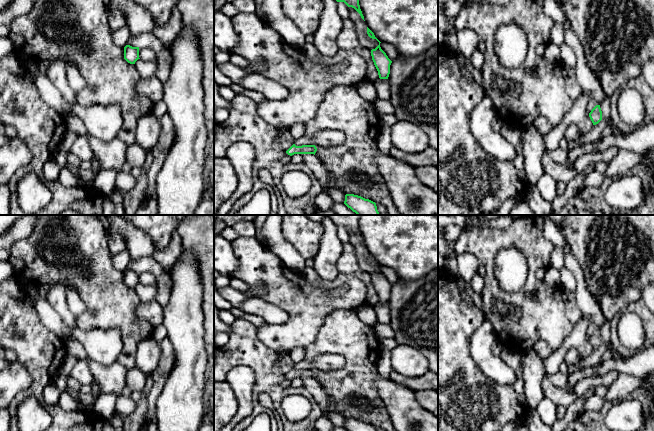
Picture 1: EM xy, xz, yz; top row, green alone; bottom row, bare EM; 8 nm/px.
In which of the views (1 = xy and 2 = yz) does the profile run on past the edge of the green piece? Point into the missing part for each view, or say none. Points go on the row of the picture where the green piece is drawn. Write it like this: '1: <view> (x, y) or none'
1: none
2: none

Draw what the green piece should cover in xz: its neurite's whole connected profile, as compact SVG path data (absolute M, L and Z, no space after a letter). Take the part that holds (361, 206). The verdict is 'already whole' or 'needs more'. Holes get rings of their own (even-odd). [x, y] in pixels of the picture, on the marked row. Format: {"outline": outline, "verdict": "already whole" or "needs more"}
{"outline": "M346 194L344 204L357 215L380 215L376 203L354 194Z", "verdict": "already whole"}

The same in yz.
{"outline": "M596 105L591 112L589 113L589 117L593 123L593 125L598 124L602 120L602 111L600 105Z", "verdict": "already whole"}

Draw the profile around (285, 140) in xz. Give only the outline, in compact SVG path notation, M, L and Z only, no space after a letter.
M288 129L280 130L278 136L279 147L281 150L287 151L295 142Z

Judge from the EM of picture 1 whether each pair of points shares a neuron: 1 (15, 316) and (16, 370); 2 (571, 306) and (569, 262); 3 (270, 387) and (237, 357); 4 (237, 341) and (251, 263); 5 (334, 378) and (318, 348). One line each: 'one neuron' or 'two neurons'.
1: two neurons
2: two neurons
3: one neuron
4: two neurons
5: one neuron

